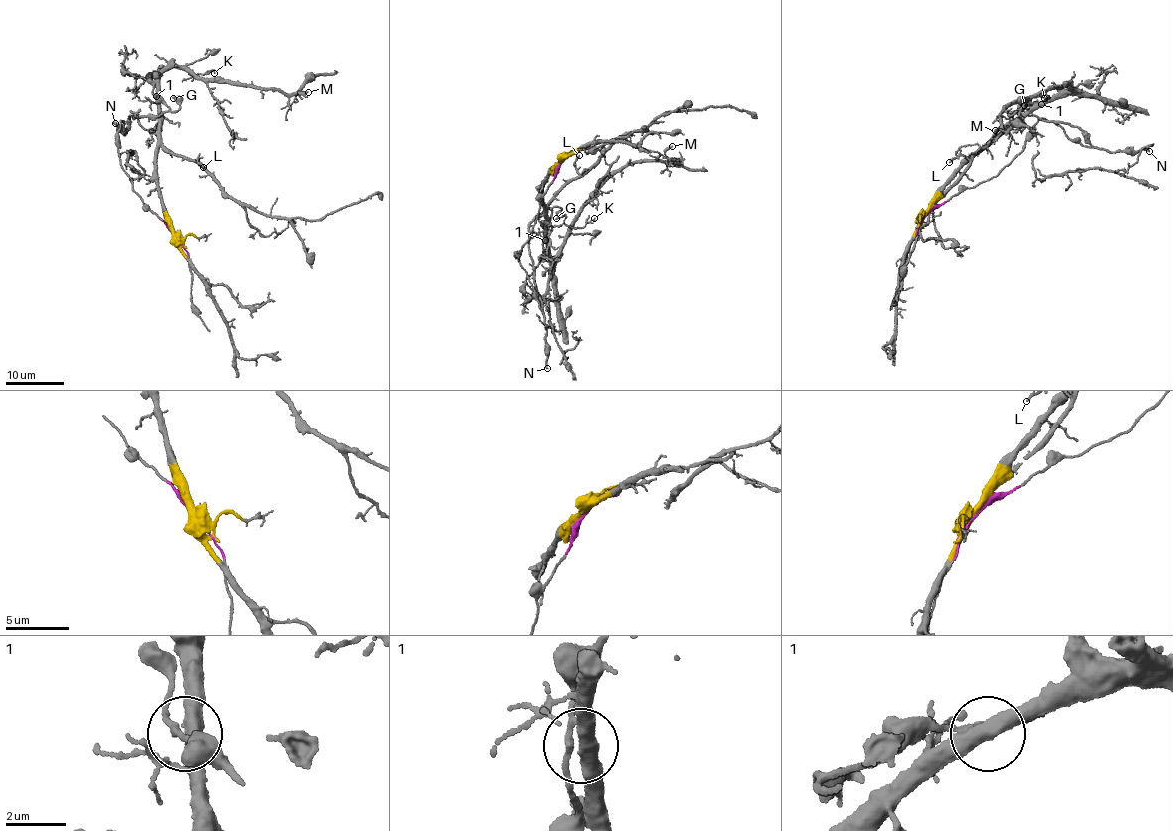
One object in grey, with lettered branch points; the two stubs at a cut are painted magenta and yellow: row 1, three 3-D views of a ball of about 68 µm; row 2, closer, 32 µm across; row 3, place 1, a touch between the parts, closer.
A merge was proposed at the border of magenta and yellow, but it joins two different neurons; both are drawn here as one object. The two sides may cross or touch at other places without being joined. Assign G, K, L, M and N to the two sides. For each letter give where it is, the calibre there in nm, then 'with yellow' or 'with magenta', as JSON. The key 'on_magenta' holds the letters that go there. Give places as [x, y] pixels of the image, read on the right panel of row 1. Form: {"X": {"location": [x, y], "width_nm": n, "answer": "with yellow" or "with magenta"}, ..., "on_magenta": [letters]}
{"G": {"location": [1024, 105], "width_nm": 400, "answer": "with magenta"}, "K": {"location": [1044, 98], "width_nm": 150, "answer": "with yellow"}, "L": {"location": [949, 162], "width_nm": 190, "answer": "with yellow"}, "M": {"location": [995, 130], "width_nm": 110, "answer": "with yellow"}, "N": {"location": [1149, 151], "width_nm": 220, "answer": "with magenta"}, "on_magenta": ["G", "N"]}

